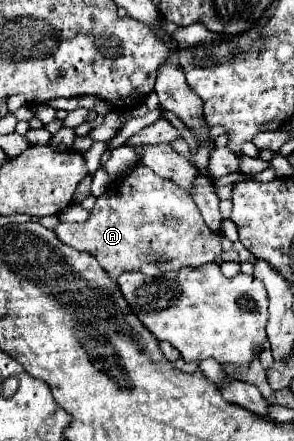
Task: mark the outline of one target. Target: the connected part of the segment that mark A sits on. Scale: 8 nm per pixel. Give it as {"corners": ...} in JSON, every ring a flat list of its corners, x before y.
{"corners":[[138,164,136,180,112,184,106,194,98,196,86,222,60,222,54,234,64,244,94,254,112,280,126,270,140,270,146,276,158,276,174,272,174,268,202,266,214,262,222,254,222,238,206,228,192,196,182,192,172,180,162,180,144,164]]}

